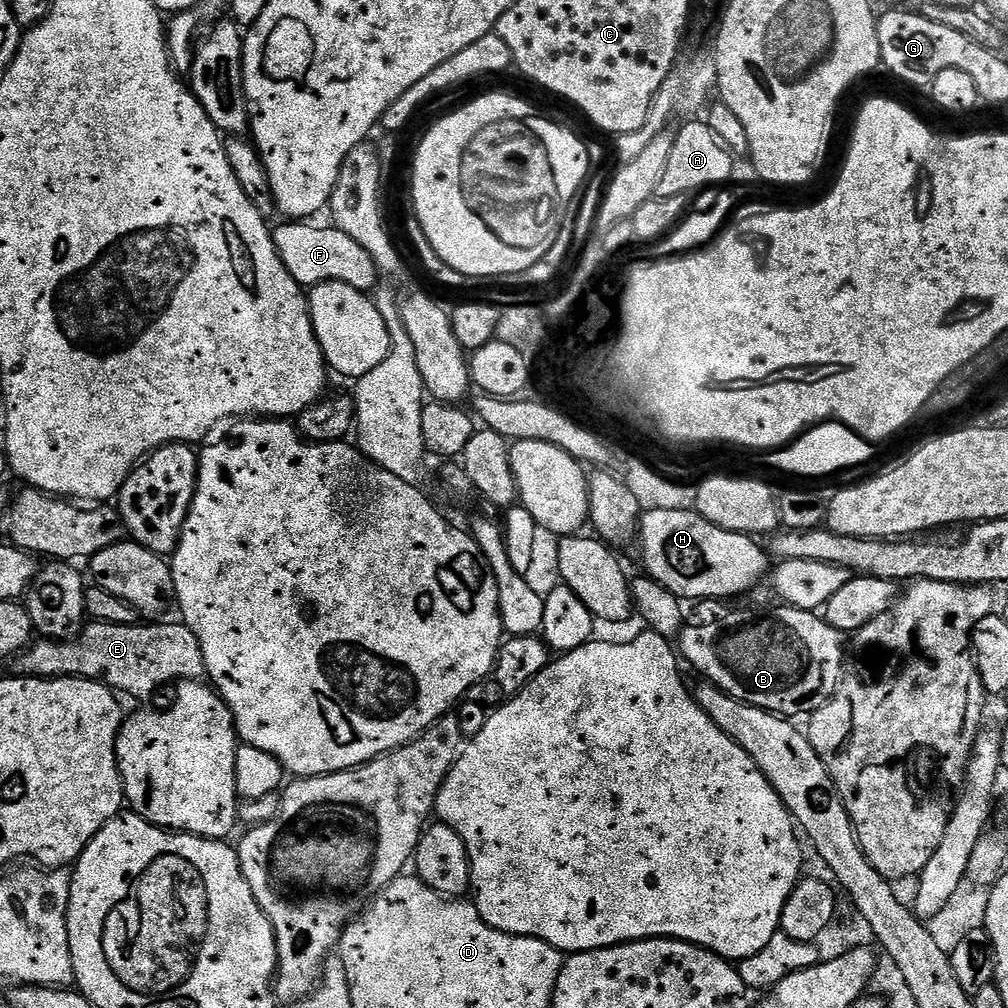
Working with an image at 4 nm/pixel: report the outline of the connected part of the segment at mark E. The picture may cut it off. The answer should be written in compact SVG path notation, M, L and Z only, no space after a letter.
M92 622L76 639L40 638L15 657L15 671L21 676L82 676L86 680L101 680L117 693L129 692L132 696L148 696L163 684L200 680L205 671L198 638L194 638L194 634L182 622L160 623L164 622Z

